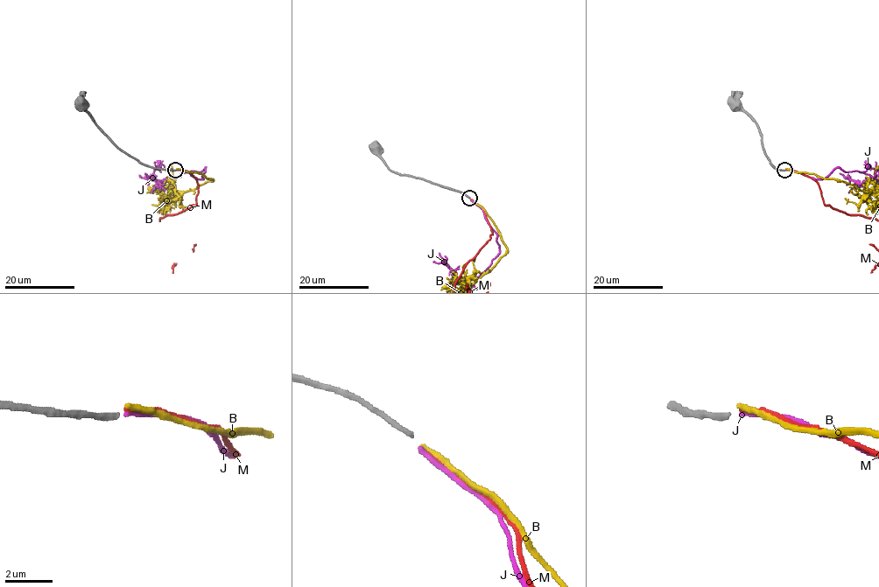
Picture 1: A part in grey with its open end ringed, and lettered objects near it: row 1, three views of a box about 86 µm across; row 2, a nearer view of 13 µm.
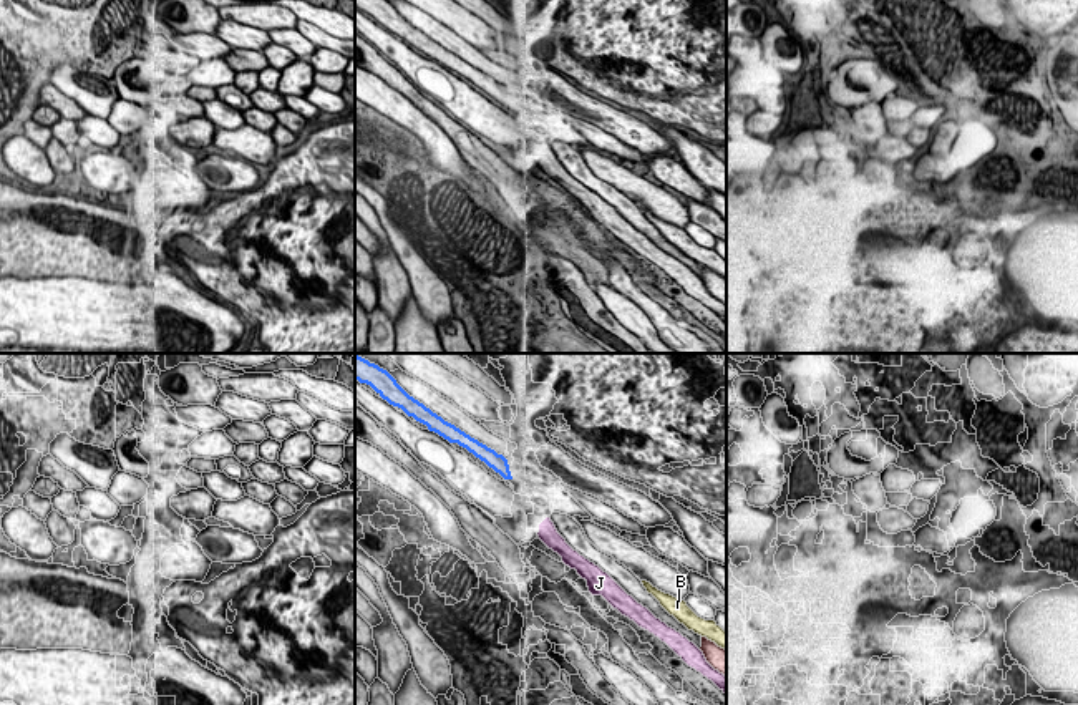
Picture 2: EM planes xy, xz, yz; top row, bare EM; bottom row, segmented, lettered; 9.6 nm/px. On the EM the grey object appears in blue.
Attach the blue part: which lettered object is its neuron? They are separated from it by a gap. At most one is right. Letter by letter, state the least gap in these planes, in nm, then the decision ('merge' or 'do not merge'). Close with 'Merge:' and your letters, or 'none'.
B: 1600 nm | do not merge
J: 500 nm | do not merge
M: 2400 nm | do not merge
Merge: none

